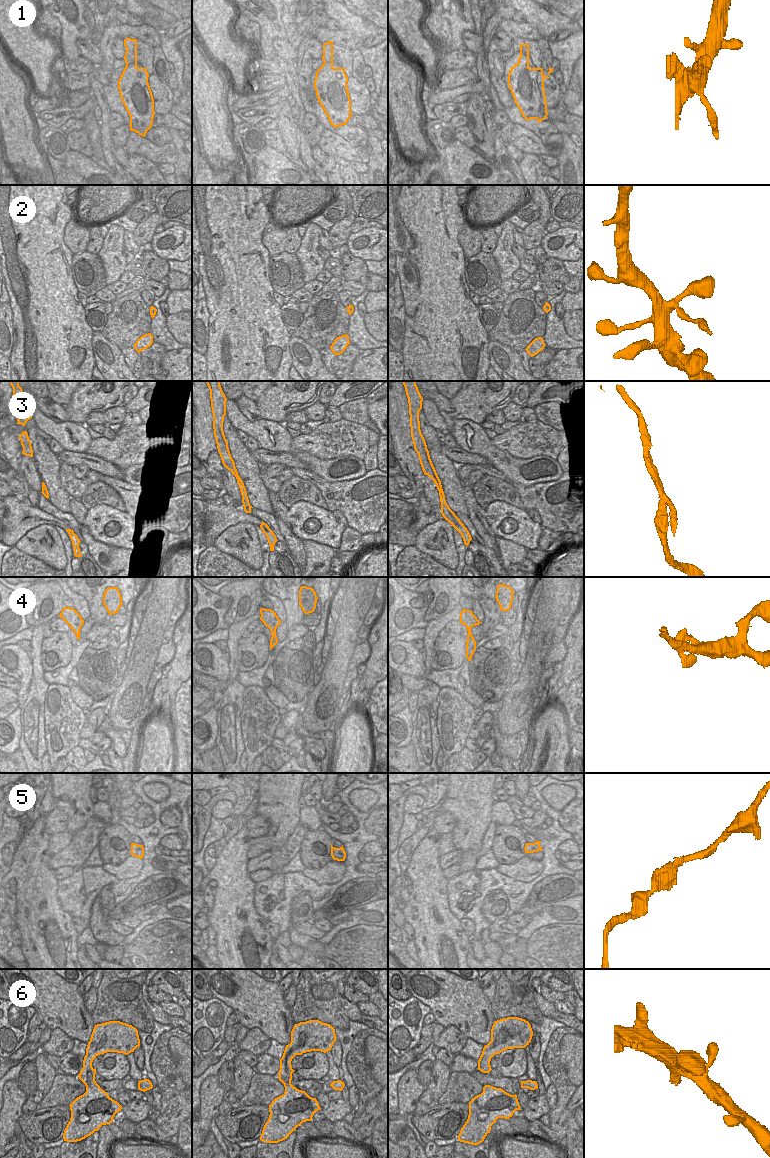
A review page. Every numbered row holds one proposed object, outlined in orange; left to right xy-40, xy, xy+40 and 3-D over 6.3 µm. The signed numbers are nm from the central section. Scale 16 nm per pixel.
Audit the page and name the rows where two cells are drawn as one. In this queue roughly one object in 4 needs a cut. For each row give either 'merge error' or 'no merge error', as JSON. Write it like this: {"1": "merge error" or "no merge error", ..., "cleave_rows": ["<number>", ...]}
{"1": "merge error", "2": "no merge error", "3": "merge error", "4": "no merge error", "5": "no merge error", "6": "no merge error", "cleave_rows": ["1", "3"]}

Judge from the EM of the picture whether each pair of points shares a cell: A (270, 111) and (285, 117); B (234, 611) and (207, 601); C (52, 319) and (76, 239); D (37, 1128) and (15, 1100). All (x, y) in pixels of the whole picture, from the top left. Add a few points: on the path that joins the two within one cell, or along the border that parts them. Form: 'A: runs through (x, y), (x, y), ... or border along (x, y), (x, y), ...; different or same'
A: border along (280, 102), (281, 109), (276, 119); different
B: border along (223, 597), (230, 600), (224, 616), (229, 625); different
C: border along (63, 230), (63, 243), (73, 253); different
D: border along (22, 1113), (17, 1120); different

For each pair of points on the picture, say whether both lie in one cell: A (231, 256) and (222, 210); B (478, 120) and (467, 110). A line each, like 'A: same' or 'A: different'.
A: same
B: different

